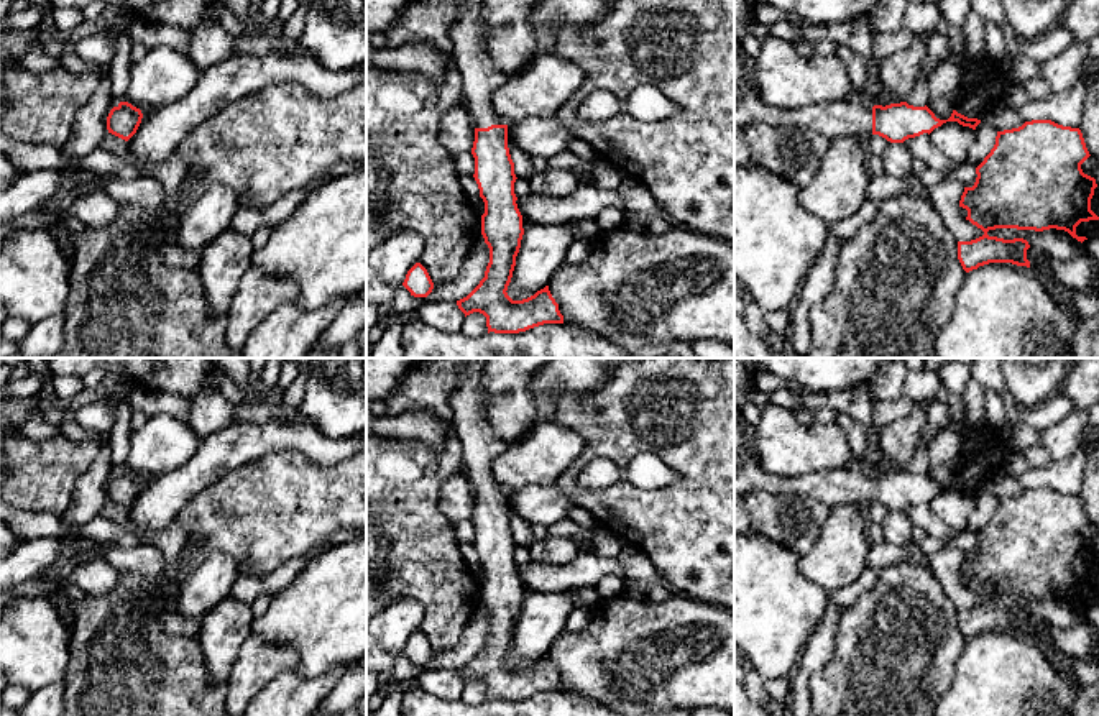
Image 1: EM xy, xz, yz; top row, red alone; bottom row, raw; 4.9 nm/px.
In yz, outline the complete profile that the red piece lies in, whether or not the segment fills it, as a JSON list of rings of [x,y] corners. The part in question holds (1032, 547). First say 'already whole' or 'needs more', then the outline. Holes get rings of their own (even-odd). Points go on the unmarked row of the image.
already whole | [[[1051,488],[1025,489],[1019,496],[997,499],[996,512],[984,529],[976,535],[976,550],[973,555],[964,555],[959,575],[968,578],[966,588],[984,599],[982,604],[971,609],[958,609],[958,627],[966,640],[989,631],[1012,631],[1030,636],[1027,627],[1028,609],[1023,606],[1004,608],[989,604],[989,598],[1017,596],[1043,599],[1050,596],[1065,598],[1078,609],[1088,608],[1076,603],[1076,594],[1081,590],[1099,588],[1091,578],[1091,567],[1097,555],[1096,547],[1084,542],[1081,532],[1089,526],[1083,501],[1079,496],[1063,494]]]

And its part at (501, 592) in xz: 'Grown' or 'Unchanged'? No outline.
Grown

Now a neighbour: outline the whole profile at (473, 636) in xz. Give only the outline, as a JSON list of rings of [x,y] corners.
[[[476,611],[465,626],[458,644],[444,652],[435,652],[427,665],[414,665],[404,654],[394,663],[393,677],[399,683],[417,678],[425,670],[457,670],[467,665],[485,645],[490,631],[490,616],[486,611]]]

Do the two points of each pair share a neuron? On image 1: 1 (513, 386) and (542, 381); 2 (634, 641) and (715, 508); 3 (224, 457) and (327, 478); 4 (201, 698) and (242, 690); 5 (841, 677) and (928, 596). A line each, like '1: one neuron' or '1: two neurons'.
1: two neurons
2: two neurons
3: two neurons
4: two neurons
5: one neuron

